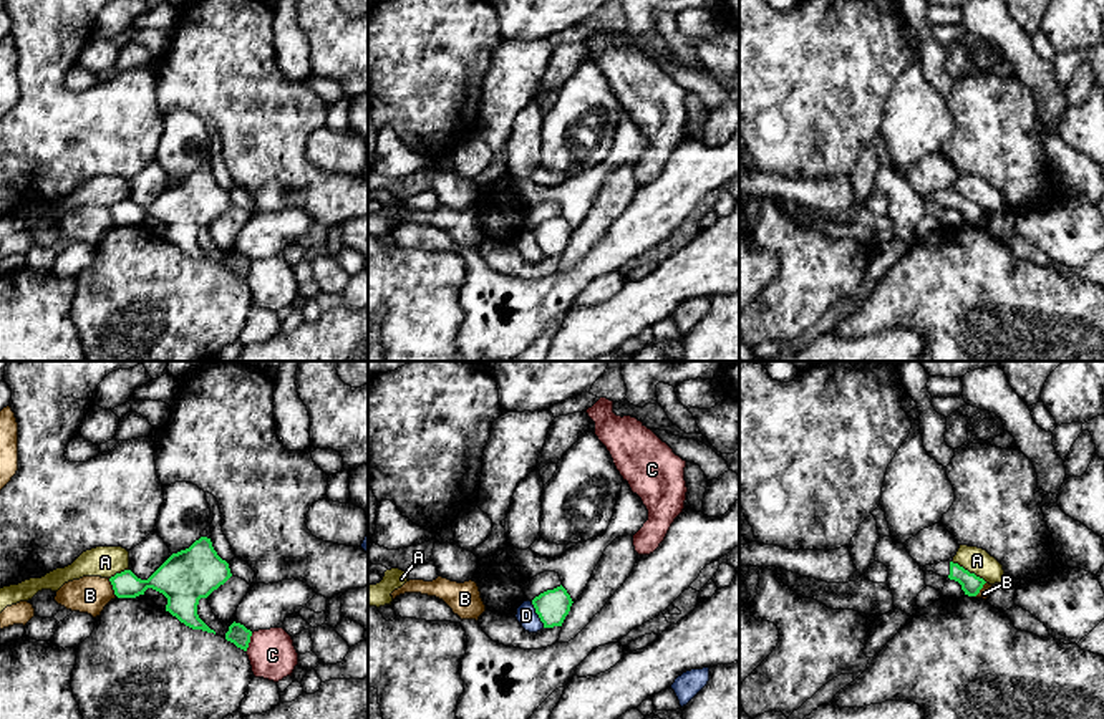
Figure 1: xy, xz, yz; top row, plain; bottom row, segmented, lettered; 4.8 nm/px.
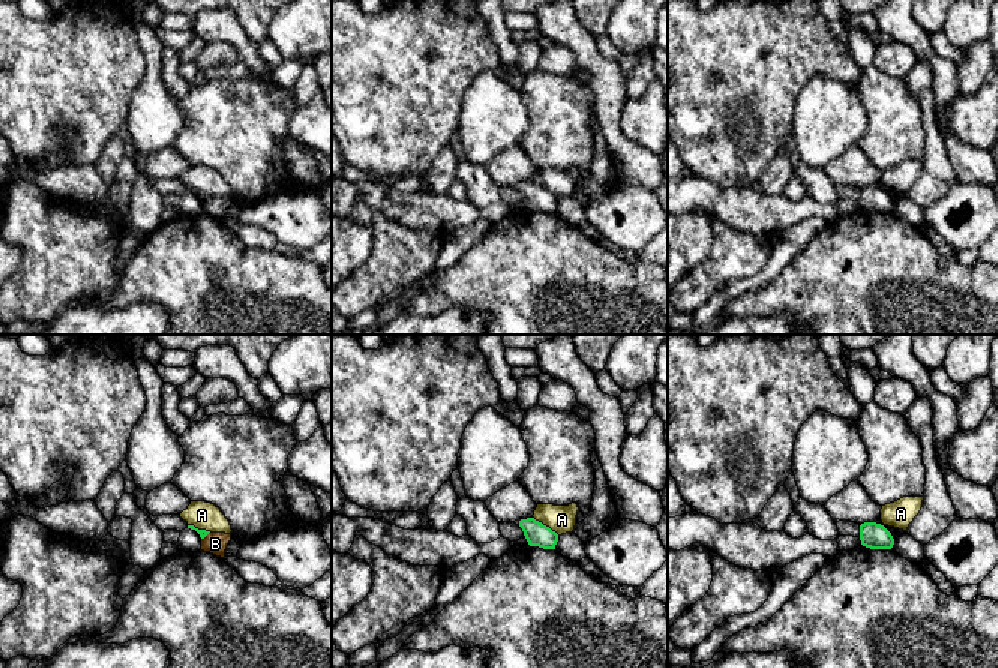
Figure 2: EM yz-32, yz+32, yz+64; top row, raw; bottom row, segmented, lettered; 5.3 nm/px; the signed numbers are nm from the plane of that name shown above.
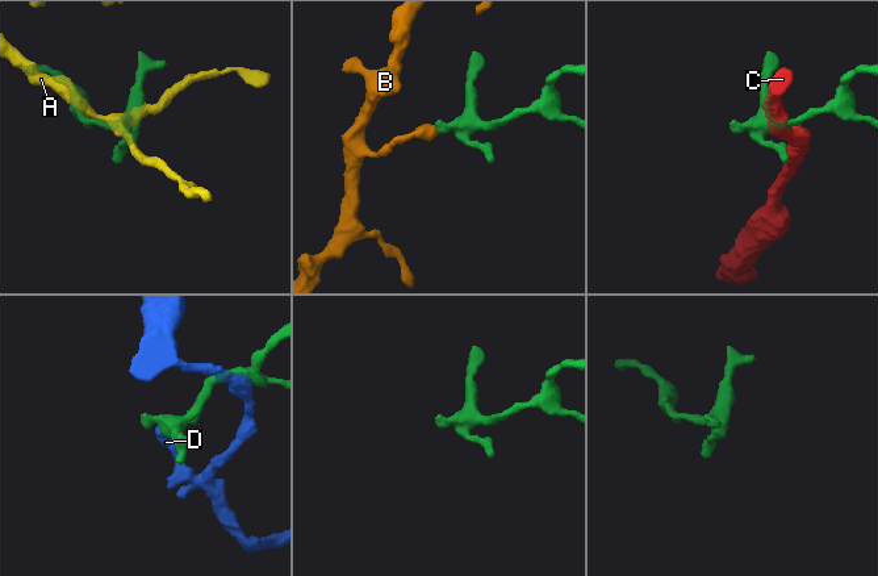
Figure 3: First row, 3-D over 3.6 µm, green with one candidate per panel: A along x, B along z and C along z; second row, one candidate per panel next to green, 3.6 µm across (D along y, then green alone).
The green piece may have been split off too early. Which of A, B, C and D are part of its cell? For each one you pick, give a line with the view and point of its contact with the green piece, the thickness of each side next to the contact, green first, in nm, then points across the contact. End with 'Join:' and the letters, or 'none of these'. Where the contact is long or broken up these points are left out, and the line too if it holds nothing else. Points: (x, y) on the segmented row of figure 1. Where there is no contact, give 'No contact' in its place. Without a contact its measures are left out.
Join: none of these

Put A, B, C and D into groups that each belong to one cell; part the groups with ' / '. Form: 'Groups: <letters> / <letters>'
Groups: A / B / C / D

